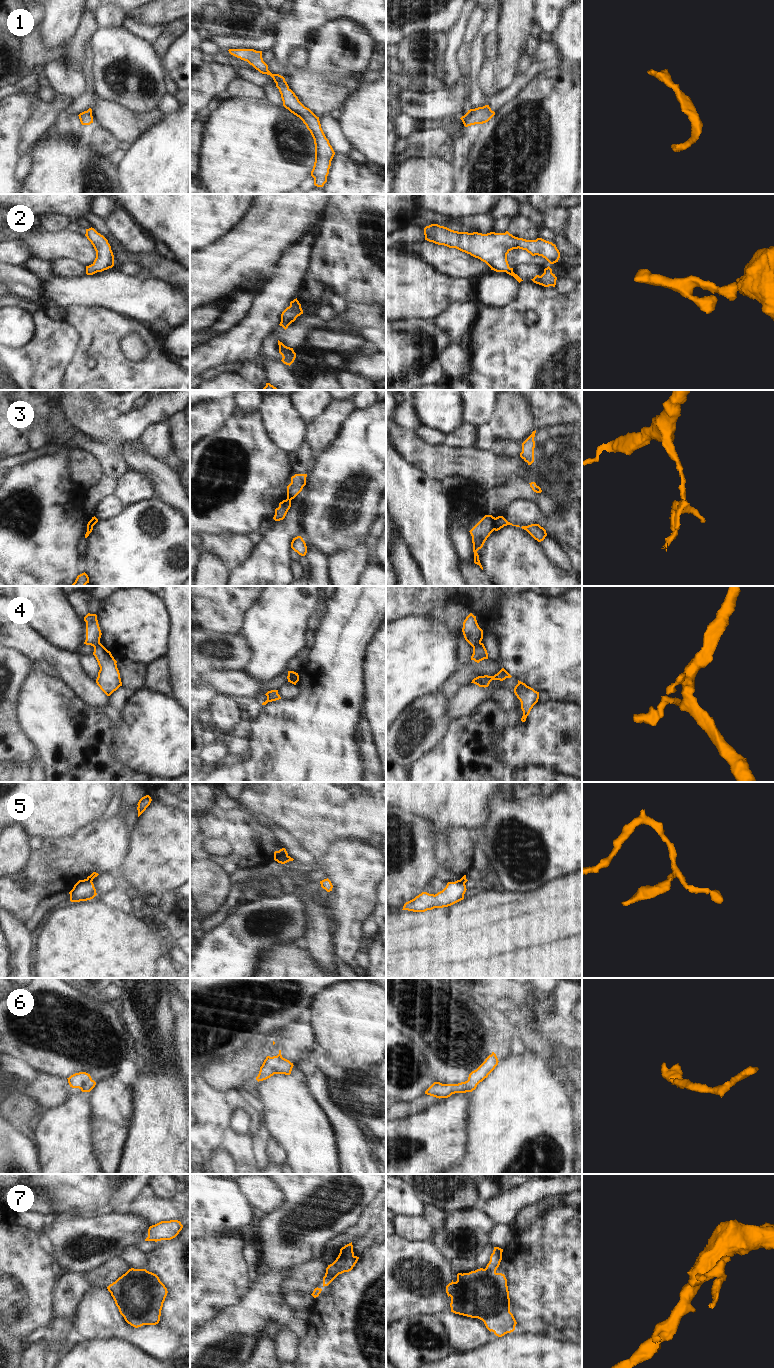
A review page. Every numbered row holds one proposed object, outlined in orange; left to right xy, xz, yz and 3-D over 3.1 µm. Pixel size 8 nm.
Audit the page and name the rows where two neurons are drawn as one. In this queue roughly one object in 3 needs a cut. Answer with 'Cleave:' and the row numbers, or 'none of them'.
Cleave: 3, 4, 5, 7

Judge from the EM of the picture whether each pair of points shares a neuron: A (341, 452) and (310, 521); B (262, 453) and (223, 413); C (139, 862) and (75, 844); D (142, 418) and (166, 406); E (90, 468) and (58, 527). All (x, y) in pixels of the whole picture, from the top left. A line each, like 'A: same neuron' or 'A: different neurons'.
A: same neuron
B: different neurons
C: different neurons
D: same neuron
E: different neurons

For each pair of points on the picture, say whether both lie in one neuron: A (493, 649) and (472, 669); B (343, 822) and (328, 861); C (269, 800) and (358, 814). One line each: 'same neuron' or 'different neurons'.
A: different neurons
B: different neurons
C: same neuron

